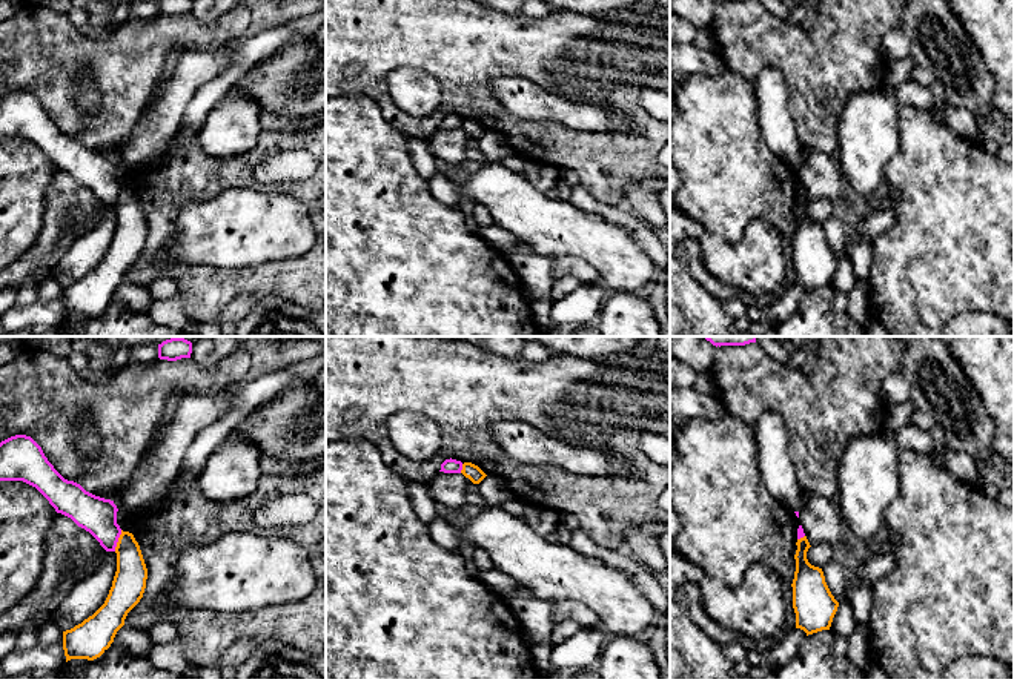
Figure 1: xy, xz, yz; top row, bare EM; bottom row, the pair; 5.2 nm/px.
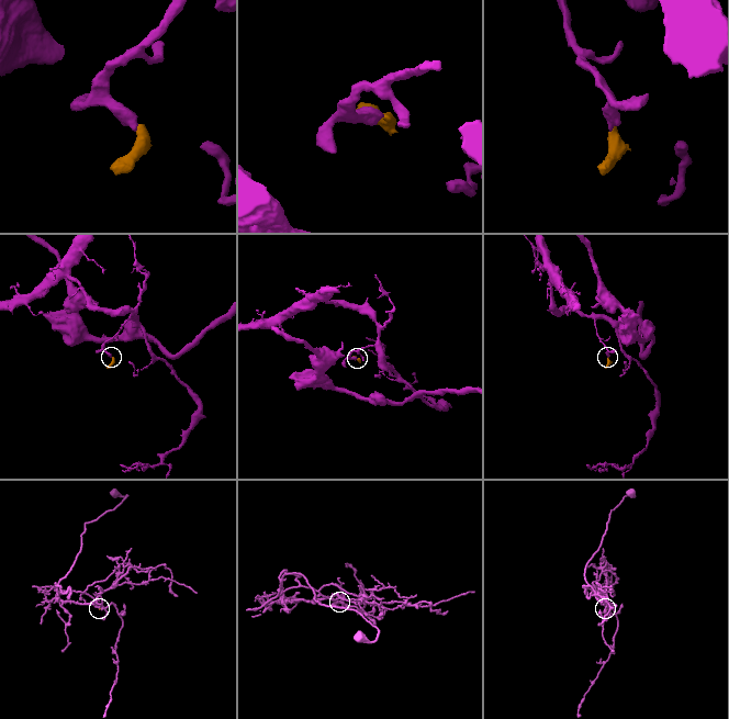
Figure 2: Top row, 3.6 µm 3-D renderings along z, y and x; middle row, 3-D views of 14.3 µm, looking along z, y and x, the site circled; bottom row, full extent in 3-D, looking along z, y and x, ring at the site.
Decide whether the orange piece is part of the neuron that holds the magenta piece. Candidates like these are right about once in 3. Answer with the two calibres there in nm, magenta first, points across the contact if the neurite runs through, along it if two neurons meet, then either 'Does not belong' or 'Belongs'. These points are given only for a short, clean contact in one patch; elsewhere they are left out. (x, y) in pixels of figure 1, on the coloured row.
Thickness 190 nm (magenta) against 170 nm. Boundary: xy (122, 530), (114, 550). Does not belong

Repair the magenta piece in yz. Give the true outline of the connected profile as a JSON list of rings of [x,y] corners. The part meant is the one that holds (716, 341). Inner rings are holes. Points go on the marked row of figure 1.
[[[704,336],[713,346],[745,346],[756,343],[756,336]]]

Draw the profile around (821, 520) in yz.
[[[820,495],[805,496],[799,522],[810,545],[828,542],[837,550],[843,547],[843,519],[836,502]]]

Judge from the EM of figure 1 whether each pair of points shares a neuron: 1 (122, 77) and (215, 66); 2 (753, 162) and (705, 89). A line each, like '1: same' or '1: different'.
1: different
2: same

